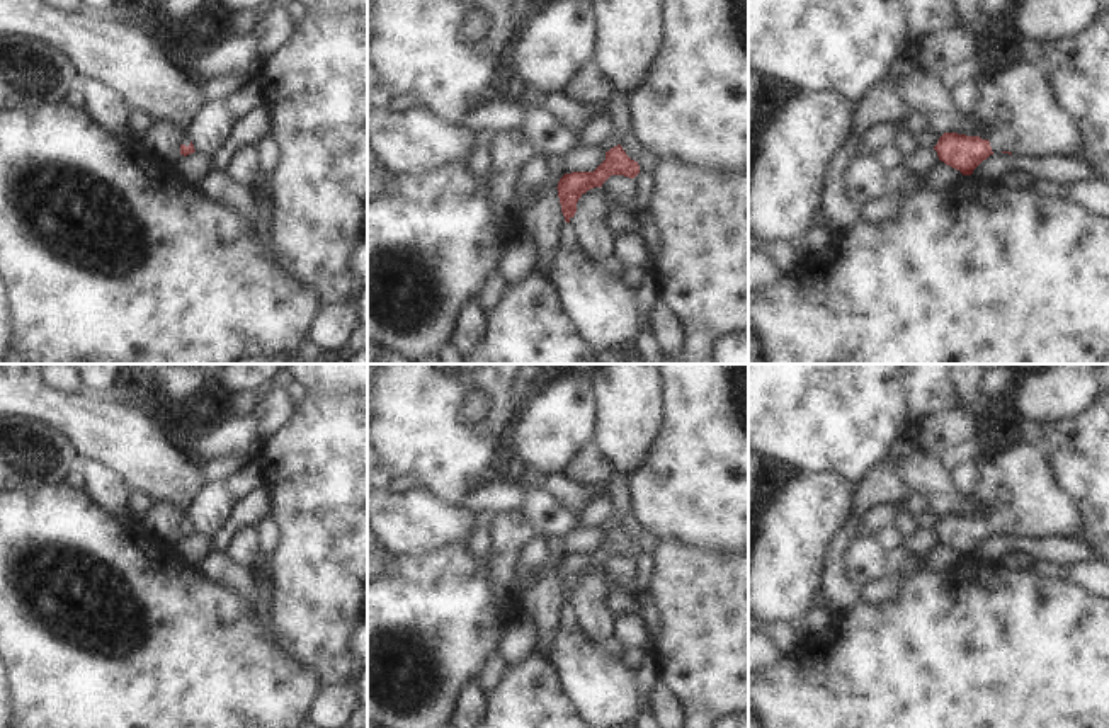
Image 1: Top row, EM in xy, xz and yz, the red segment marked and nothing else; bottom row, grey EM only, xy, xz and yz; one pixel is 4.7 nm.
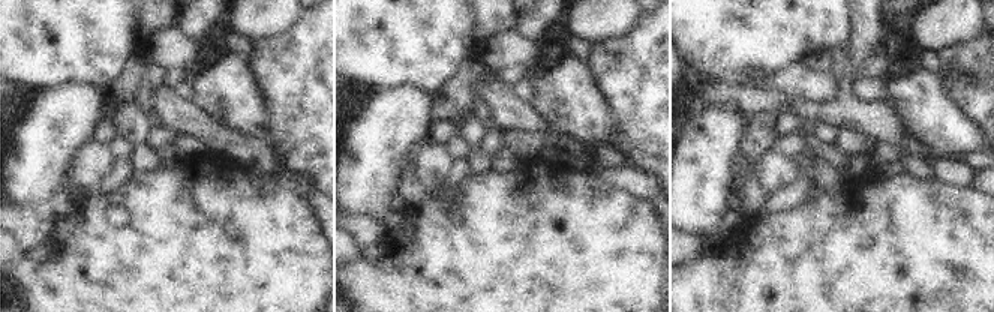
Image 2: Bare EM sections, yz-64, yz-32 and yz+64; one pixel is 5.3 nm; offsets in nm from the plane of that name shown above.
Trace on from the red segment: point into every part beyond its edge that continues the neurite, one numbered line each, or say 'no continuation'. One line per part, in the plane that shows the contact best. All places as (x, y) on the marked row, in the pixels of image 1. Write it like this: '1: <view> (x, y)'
1: yz (1019, 104)

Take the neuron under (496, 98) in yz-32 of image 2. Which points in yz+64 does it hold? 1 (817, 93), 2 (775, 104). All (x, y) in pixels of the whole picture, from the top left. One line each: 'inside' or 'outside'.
1: inside
2: outside

